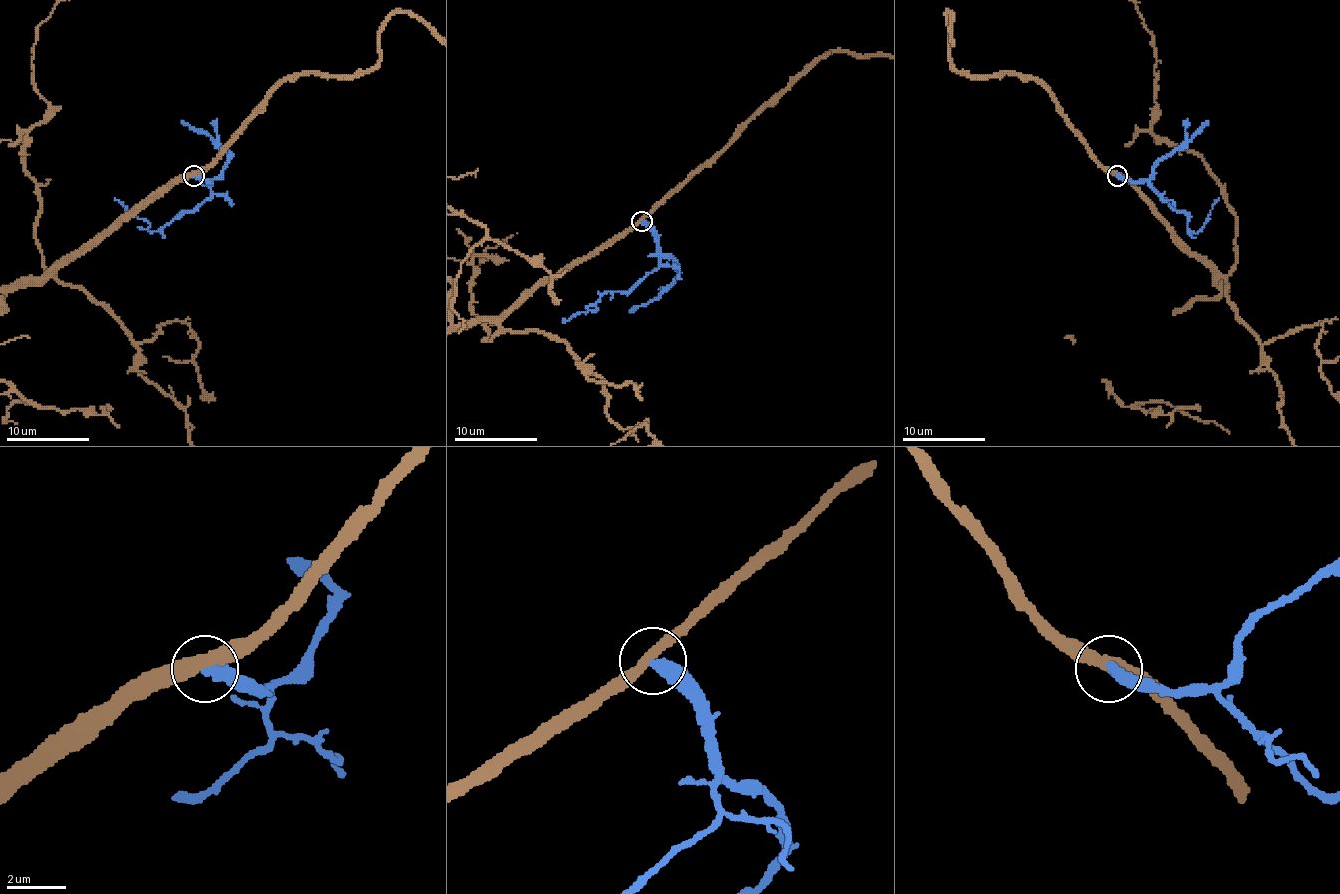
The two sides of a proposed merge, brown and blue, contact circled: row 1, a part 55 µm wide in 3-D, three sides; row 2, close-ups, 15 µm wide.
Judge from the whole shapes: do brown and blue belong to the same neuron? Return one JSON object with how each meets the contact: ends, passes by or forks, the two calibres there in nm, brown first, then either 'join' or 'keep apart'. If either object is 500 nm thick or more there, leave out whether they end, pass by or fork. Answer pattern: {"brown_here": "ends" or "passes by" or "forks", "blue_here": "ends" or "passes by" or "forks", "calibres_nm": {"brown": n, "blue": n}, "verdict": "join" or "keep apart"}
{"brown_here": "passes by", "blue_here": "ends", "calibres_nm": {"brown": 360, "blue": 400}, "verdict": "keep apart"}

